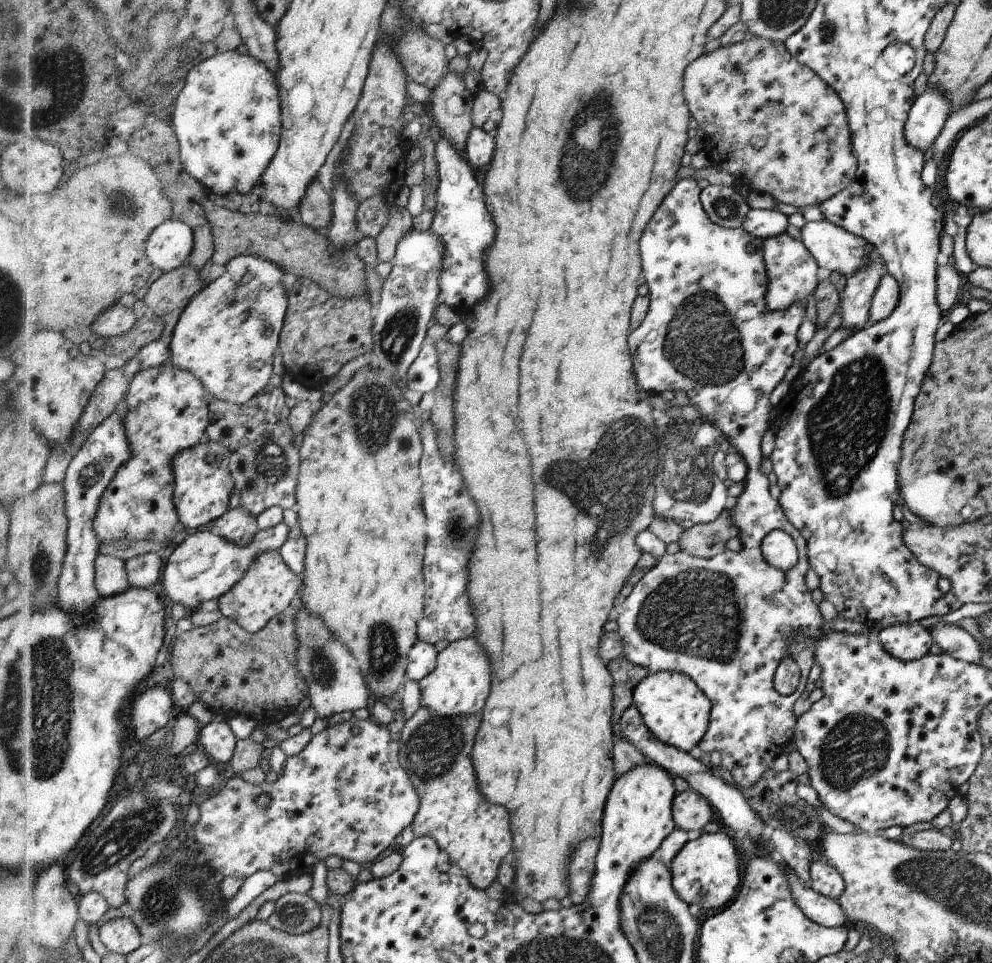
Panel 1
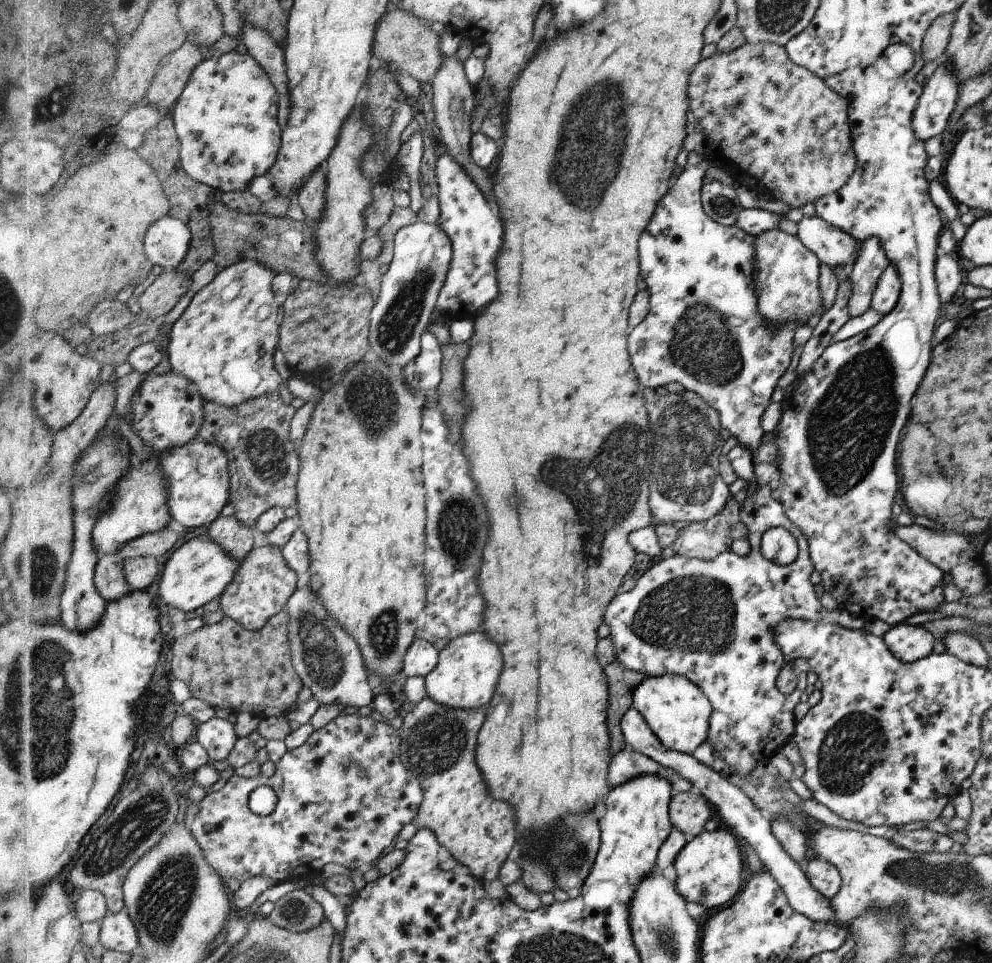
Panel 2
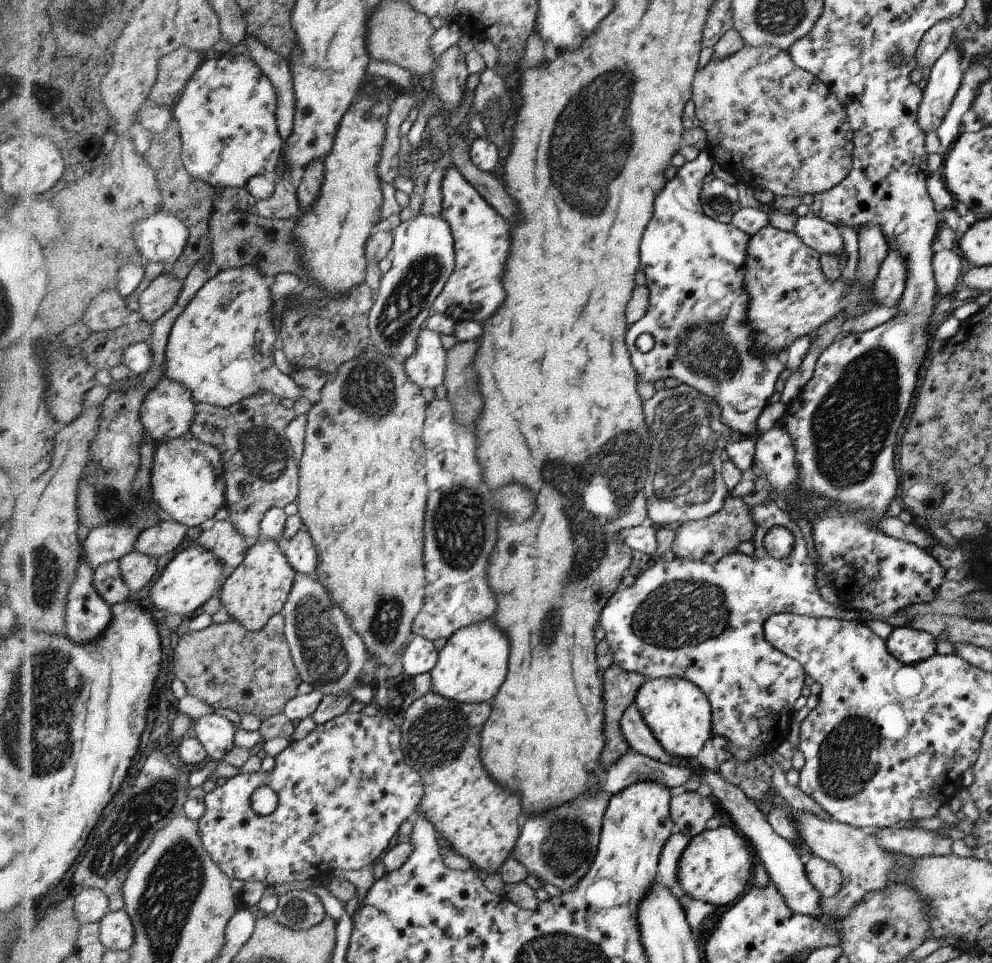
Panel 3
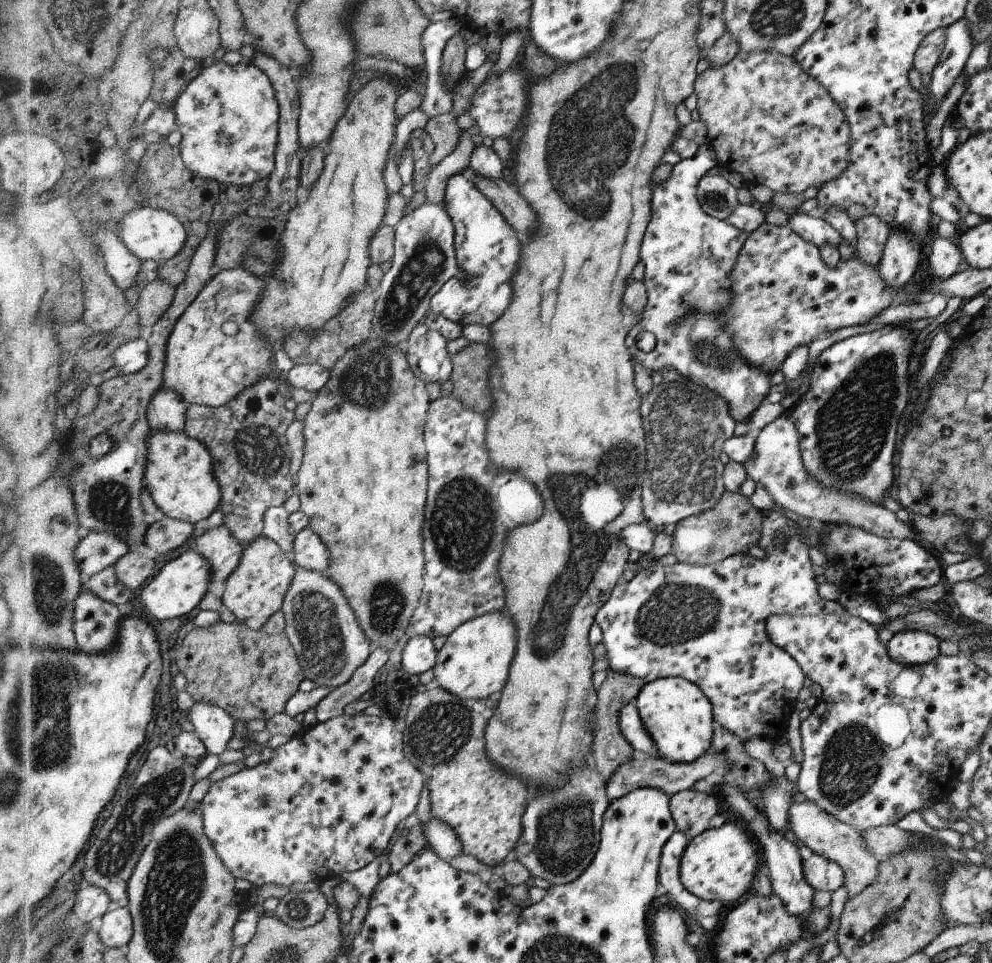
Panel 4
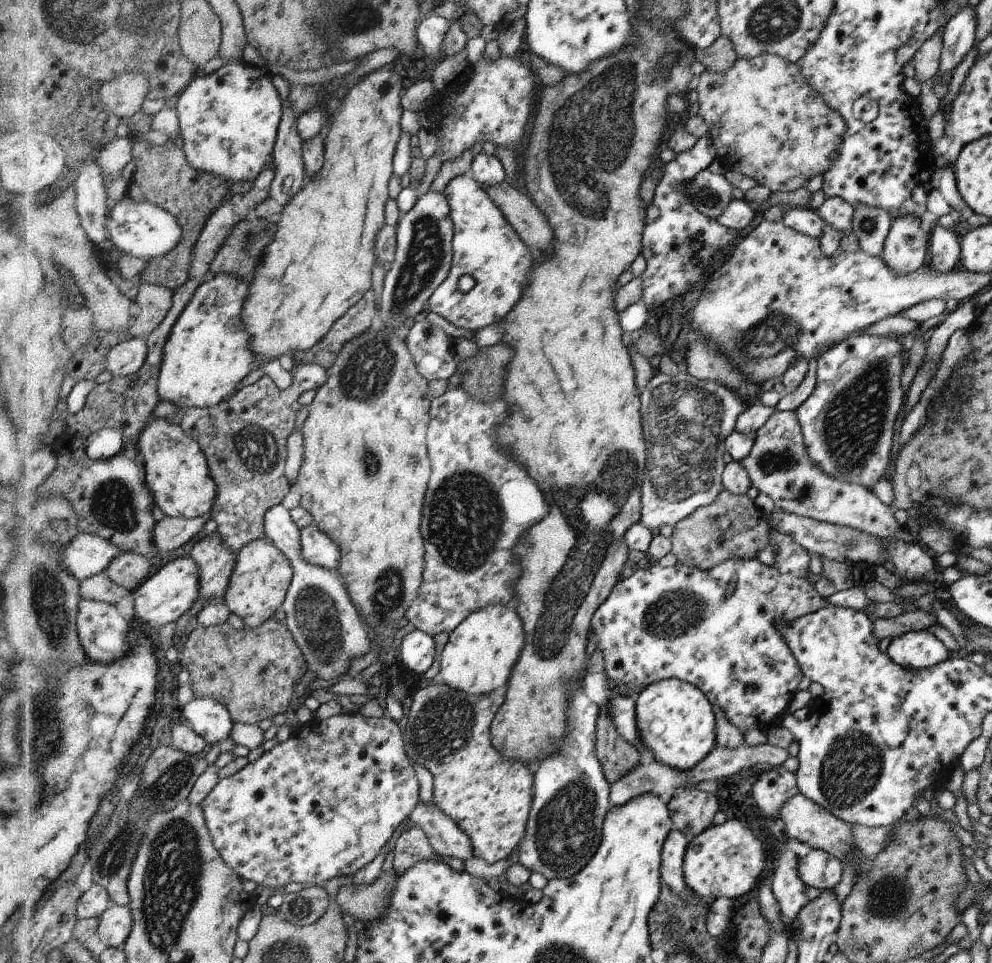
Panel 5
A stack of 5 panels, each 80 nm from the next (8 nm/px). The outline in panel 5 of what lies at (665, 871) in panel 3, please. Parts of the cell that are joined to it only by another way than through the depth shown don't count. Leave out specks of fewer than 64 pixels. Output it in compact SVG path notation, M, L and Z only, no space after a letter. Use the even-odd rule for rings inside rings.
M674 828L662 848L662 883L682 901L688 901L694 896L687 888L683 876L683 859L687 847L685 835Z

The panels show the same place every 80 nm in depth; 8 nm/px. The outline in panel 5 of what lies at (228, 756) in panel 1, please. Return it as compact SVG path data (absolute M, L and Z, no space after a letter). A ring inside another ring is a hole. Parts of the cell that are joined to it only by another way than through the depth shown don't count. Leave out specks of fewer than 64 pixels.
M196 698L186 708L181 708L183 715L198 734L200 734L210 746L222 742L232 736L234 723L228 707L215 699Z

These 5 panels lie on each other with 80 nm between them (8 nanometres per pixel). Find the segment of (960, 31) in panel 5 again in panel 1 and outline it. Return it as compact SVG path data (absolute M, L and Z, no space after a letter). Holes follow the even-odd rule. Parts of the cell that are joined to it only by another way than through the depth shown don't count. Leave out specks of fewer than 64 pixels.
M927 88L910 109L905 124L906 142L924 153L933 146L951 112L952 106L943 93Z

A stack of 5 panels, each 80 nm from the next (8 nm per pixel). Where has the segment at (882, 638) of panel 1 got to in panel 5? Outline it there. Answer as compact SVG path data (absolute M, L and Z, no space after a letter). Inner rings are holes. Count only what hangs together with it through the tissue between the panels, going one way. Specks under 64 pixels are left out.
M909 631L892 639L887 655L899 666L918 671L946 661L950 652L934 634Z

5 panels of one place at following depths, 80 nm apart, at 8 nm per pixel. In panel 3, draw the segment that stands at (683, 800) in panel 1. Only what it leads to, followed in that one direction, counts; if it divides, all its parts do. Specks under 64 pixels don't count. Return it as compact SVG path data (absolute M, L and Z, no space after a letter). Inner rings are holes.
M677 791L669 806L675 831L688 836L694 836L706 830L706 822L716 814L716 806L710 796L702 796L698 791Z

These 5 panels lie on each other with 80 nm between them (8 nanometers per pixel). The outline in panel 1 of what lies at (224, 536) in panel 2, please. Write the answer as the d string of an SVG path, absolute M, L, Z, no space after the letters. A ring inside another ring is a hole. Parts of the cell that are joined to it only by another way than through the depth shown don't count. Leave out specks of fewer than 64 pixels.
M235 507L215 522L214 532L241 545L249 545L261 531L258 517L246 507Z

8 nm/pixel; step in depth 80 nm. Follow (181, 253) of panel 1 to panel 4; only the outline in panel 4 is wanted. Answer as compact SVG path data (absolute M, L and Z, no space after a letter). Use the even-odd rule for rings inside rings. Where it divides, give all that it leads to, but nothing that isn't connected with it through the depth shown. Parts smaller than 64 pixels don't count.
M138 208L130 214L126 214L126 218L120 222L120 228L119 236L124 244L134 252L134 255L143 260L166 263L182 253L186 240L188 240L188 230L182 224L182 220L178 216L174 216L172 212L166 212L160 208Z

